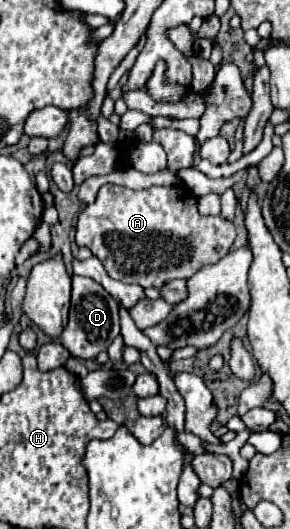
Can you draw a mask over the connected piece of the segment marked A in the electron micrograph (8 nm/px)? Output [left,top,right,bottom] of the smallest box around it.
[76,184,236,286]

